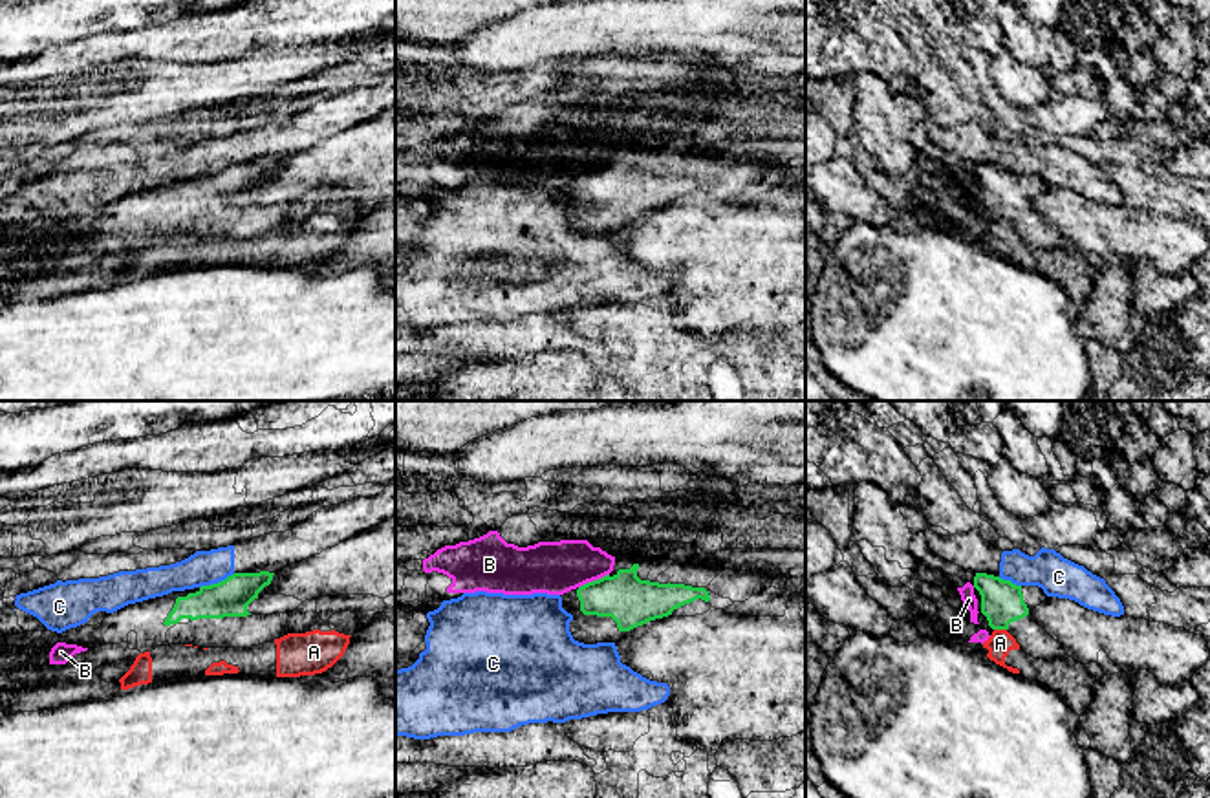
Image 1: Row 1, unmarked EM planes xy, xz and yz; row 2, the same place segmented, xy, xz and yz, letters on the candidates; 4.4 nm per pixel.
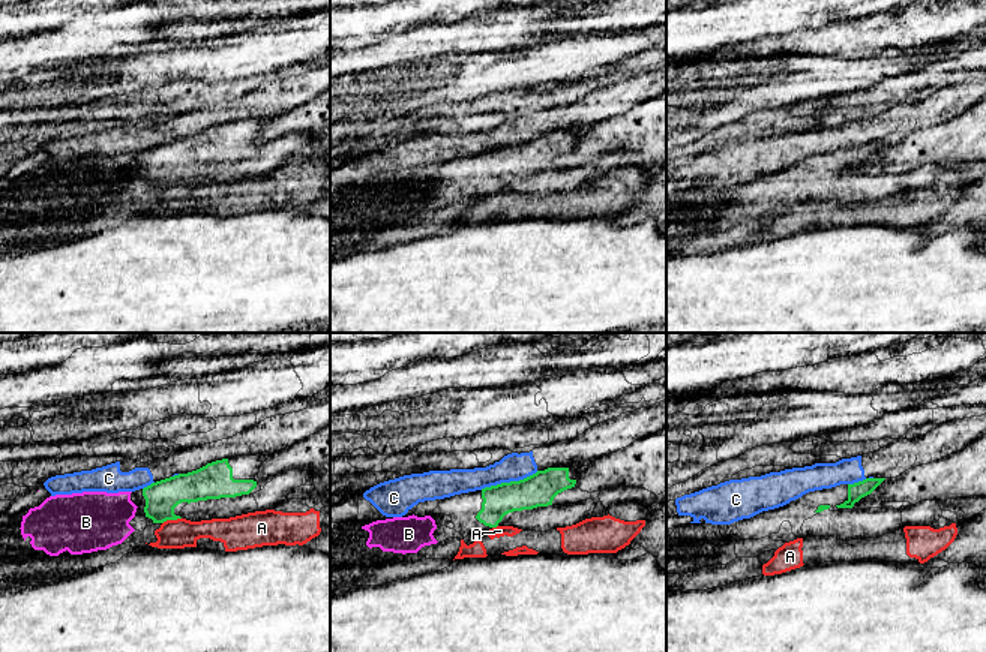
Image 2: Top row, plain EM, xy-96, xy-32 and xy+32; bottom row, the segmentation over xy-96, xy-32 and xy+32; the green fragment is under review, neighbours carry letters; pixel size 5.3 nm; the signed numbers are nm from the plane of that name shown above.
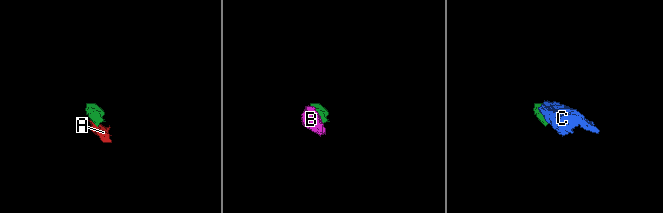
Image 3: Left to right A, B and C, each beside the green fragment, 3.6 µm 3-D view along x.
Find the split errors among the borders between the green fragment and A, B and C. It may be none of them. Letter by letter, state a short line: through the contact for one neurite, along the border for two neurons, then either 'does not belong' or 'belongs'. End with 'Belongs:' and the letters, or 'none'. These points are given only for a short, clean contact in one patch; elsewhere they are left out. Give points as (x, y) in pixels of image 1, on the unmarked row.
A: yz (994, 218), (1005, 220) | does not belong
B: xz (608, 163), (579, 178) | does not belong
C: xy (235, 163), (200, 178) | does not belong
Belongs: none

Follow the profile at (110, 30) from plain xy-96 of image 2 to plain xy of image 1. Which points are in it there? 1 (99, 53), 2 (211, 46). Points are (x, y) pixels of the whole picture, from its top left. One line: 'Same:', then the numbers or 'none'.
Same: 1, 2

